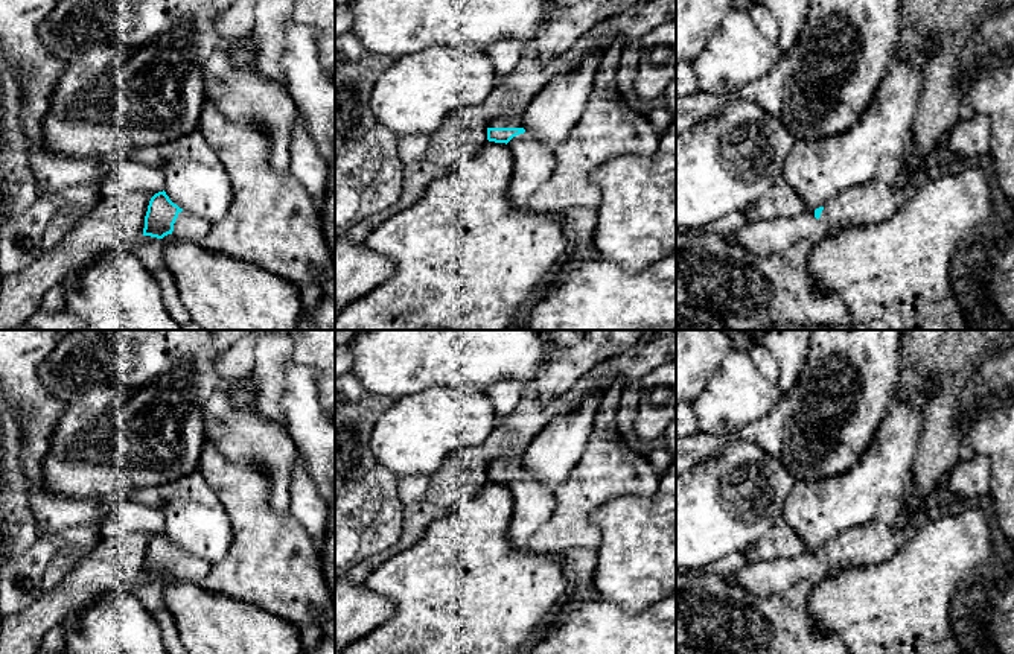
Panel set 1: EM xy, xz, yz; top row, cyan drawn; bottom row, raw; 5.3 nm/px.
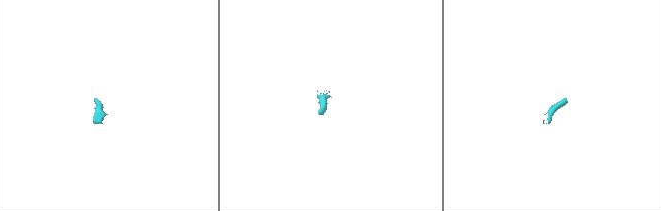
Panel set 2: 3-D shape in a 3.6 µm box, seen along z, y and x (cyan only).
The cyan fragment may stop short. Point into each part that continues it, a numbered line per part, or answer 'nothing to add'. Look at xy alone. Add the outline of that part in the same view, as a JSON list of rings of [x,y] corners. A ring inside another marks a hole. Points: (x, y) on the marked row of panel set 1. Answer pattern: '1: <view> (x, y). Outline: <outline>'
1: xy (188, 227). Outline: [[[181,211],[174,224],[172,237],[180,242],[199,243],[210,228],[212,225],[206,219]]]

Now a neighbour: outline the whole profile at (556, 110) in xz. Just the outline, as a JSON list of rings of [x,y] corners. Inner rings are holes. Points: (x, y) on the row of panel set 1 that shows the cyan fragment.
[[[604,49],[588,55],[580,65],[548,82],[524,113],[524,129],[556,154],[582,119]]]

